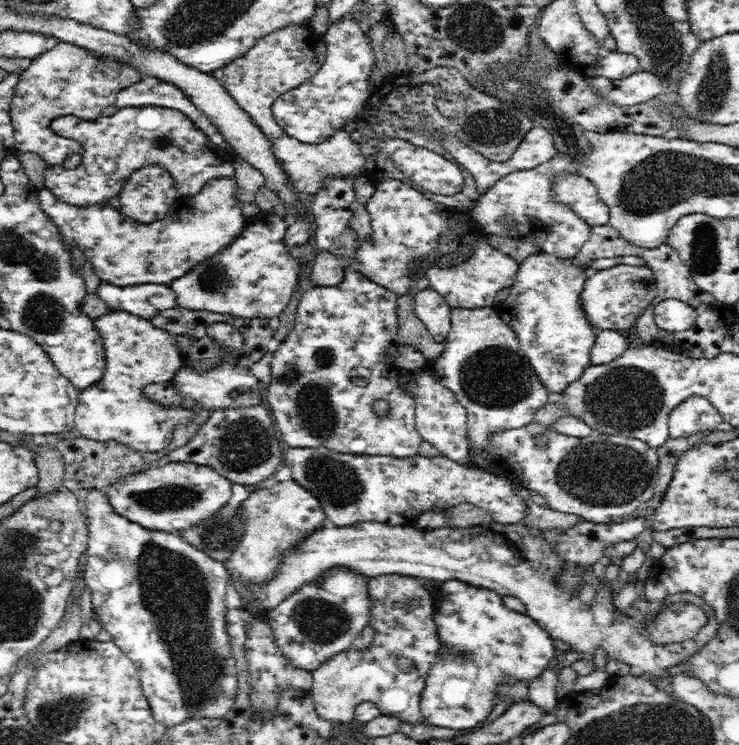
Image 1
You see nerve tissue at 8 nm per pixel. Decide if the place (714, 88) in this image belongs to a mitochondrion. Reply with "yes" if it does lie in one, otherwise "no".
yes

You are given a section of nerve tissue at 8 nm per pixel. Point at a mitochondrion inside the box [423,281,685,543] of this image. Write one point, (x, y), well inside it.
(599, 474)

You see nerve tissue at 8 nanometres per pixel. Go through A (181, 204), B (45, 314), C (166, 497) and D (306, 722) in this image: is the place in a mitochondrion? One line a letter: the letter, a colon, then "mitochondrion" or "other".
A: other
B: mitochondrion
C: mitochondrion
D: other

